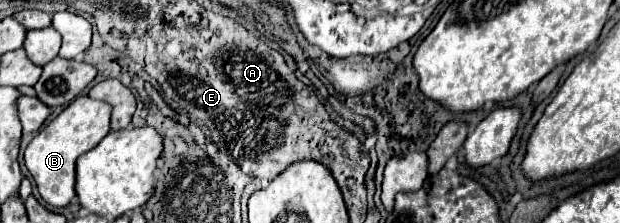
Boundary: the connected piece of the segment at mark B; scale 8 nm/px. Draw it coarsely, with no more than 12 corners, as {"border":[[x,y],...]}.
{"border":[[77,97],[25,149],[39,195],[75,197],[75,161],[109,133],[111,105]]}

